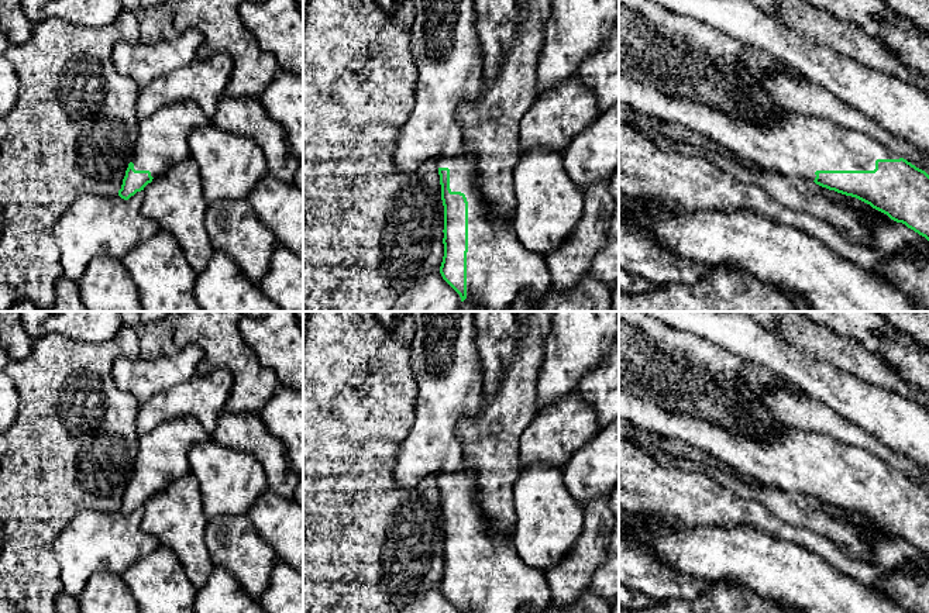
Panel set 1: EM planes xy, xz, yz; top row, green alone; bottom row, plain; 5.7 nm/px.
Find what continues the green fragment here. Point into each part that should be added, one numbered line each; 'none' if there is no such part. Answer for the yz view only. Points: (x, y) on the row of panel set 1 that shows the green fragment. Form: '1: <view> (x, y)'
1: yz (792, 144)

